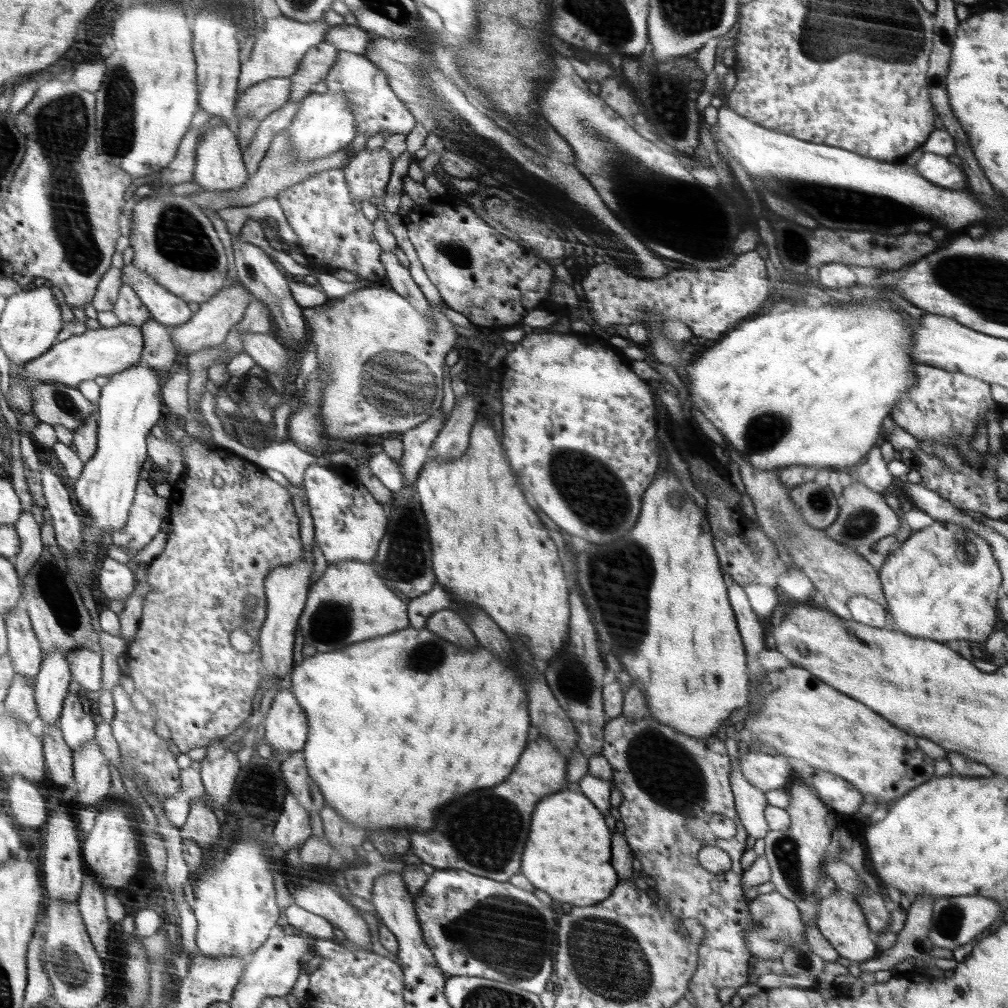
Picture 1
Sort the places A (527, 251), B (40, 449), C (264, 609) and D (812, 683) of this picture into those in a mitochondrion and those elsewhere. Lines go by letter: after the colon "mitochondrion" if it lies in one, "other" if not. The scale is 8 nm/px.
A: other
B: other
C: other
D: other

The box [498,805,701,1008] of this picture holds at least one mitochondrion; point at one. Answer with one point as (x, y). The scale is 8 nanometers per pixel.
(607, 958)

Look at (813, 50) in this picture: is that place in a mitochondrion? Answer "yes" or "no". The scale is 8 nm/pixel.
yes

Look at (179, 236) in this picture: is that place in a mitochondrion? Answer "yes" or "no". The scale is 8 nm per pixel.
yes

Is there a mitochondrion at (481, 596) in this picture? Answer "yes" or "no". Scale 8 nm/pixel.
no

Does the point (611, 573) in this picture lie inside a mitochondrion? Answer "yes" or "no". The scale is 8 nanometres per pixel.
yes

